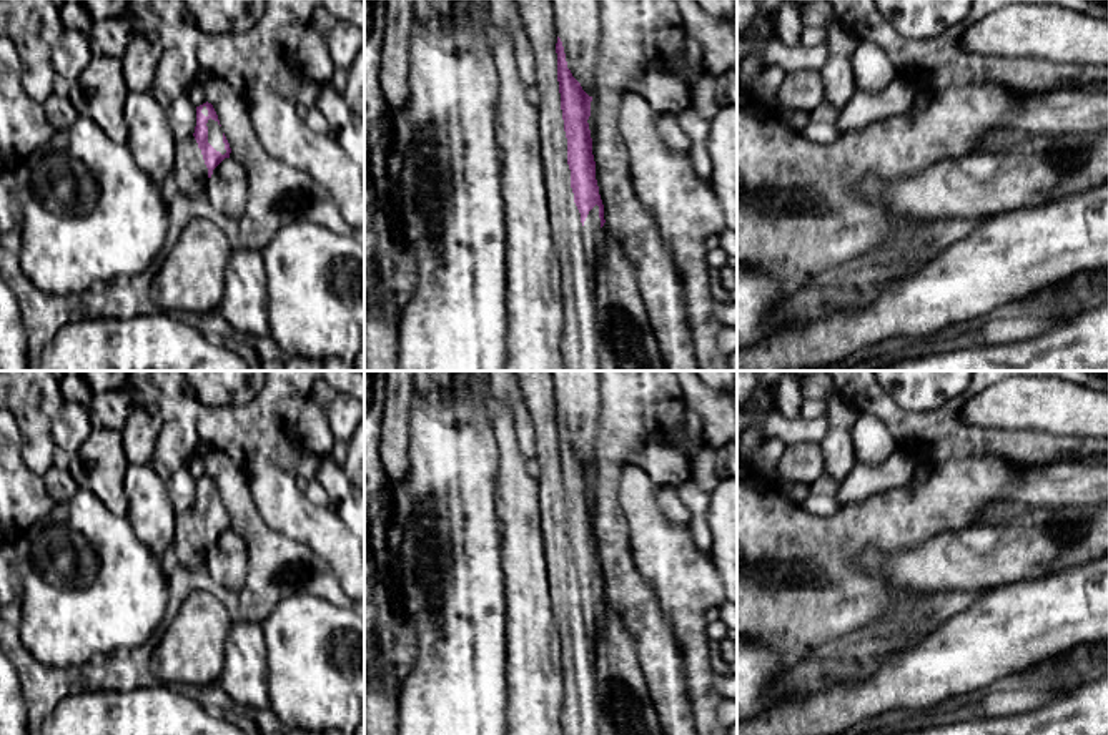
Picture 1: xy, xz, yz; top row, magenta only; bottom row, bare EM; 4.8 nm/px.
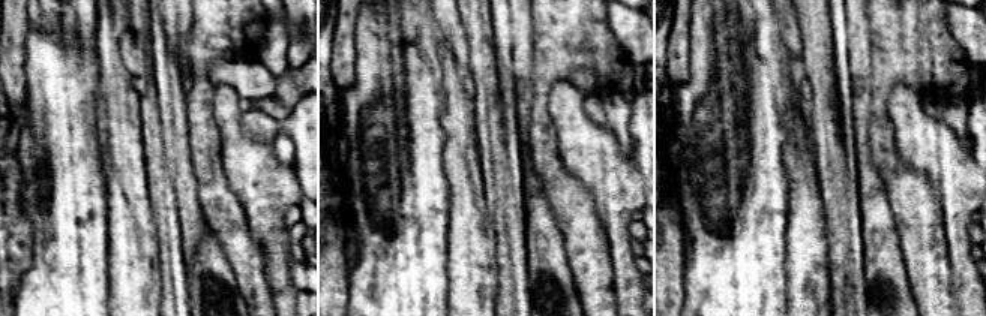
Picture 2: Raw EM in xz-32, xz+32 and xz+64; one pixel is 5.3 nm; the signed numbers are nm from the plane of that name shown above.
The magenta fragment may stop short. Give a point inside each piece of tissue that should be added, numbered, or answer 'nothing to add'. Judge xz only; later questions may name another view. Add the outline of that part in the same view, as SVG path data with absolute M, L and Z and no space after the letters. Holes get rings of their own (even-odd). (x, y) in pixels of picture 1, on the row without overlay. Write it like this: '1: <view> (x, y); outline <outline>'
1: xz (593, 606); outline M596 577L582 599L582 605L584 605L584 615L589 625L589 634L594 644L594 649L597 645L599 640L599 634L602 629L602 619L604 619L604 604L601 600L601 590L599 590L599 579Z

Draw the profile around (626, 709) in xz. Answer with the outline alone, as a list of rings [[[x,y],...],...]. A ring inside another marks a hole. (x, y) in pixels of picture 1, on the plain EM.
[[[607,597],[596,645],[599,735],[664,735],[634,642]]]

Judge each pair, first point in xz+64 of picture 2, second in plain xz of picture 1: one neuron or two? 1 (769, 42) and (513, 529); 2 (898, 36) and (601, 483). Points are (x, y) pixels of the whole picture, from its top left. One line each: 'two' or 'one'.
1: two
2: one

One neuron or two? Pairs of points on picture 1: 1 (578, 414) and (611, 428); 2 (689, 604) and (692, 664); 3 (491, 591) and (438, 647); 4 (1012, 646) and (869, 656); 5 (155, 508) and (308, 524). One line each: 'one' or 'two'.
1: two
2: one
3: one
4: two
5: two

